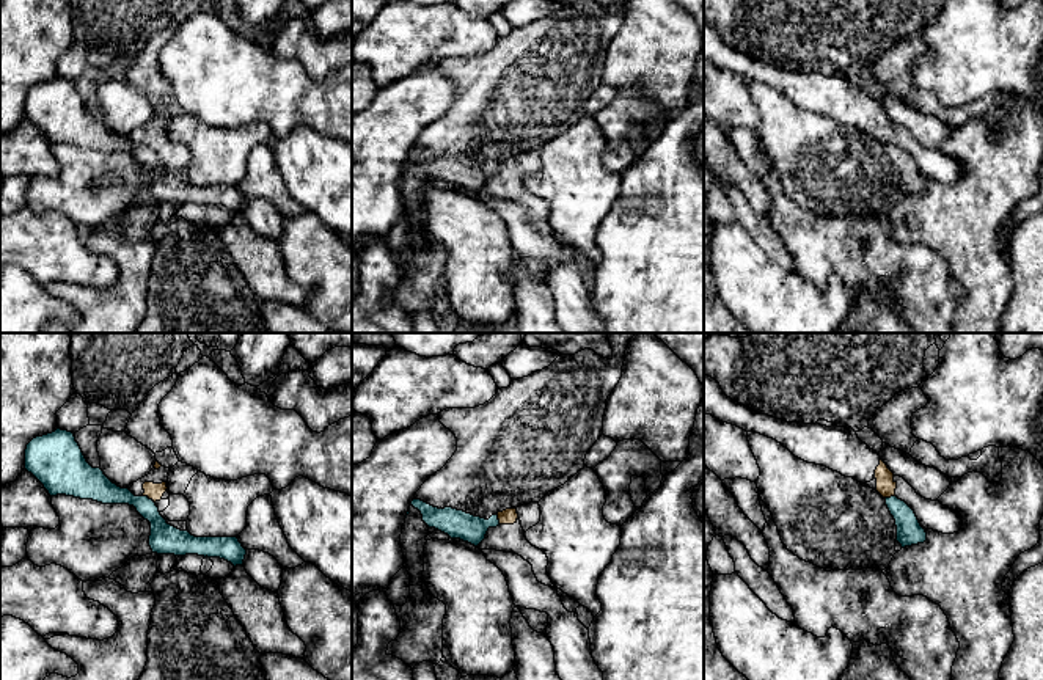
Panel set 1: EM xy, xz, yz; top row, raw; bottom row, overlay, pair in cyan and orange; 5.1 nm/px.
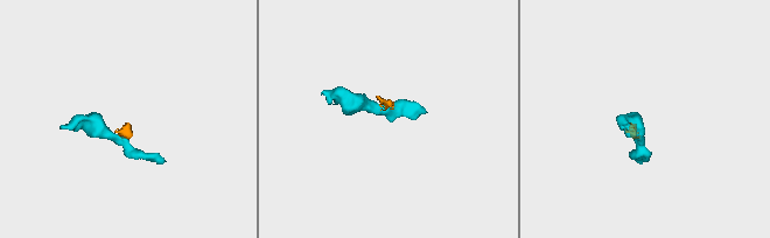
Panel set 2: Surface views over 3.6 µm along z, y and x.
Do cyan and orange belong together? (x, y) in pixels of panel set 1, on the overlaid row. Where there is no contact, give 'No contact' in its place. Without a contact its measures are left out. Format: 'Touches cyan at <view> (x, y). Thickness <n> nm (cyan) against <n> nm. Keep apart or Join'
Touches cyan at xy (148, 498). Thickness 160 nm (cyan) against 90 nm. Keep apart

